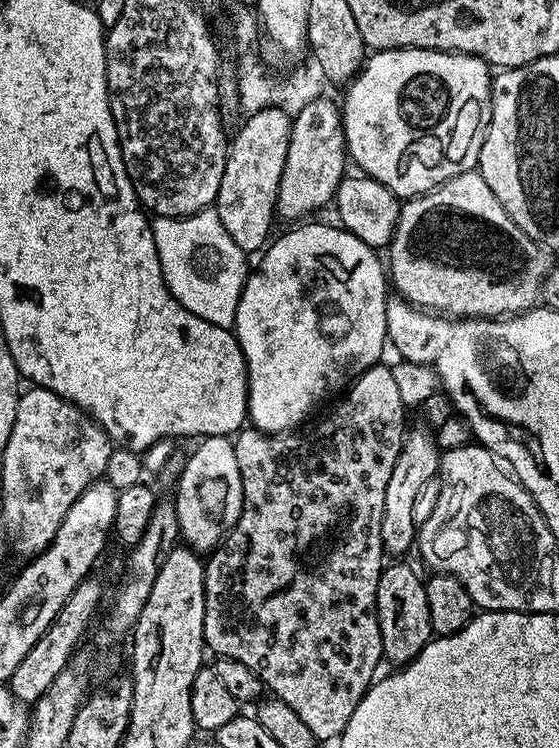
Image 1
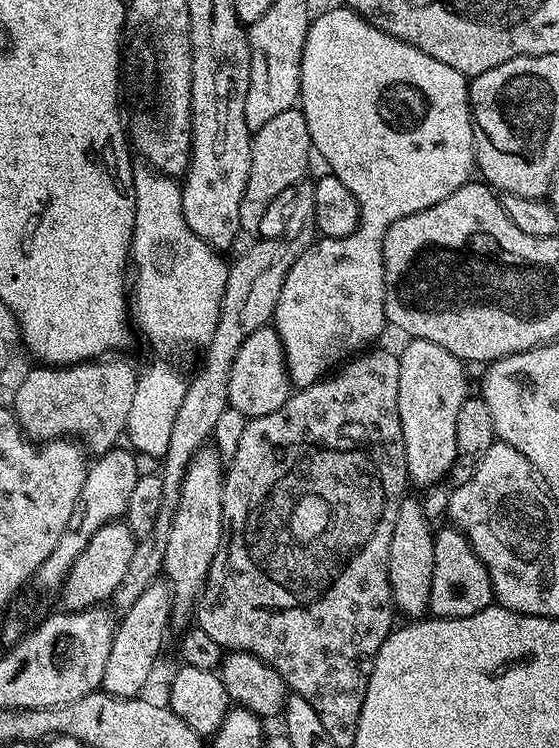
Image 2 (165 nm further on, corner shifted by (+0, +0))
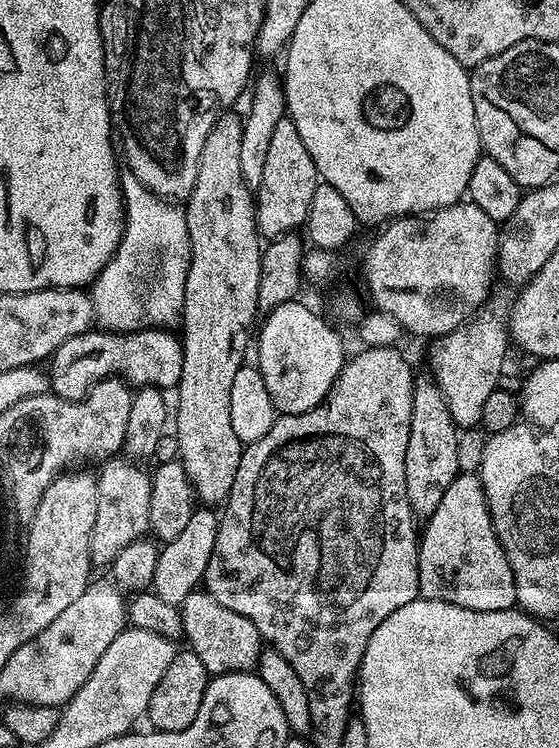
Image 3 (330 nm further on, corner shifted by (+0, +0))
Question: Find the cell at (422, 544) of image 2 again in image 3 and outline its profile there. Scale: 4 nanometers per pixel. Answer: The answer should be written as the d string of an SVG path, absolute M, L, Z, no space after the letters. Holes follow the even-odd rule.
M431 375L415 377L414 398L410 410L410 442L406 442L406 498L410 502L410 510L417 521L426 522L438 510L438 502L442 502L442 494L446 494L450 482L460 475L460 436L454 418L450 414L450 406L446 406L446 398Z

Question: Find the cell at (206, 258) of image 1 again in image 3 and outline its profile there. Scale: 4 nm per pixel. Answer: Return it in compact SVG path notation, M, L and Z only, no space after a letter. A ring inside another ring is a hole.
M129 170L120 173L120 193L124 200L124 233L120 236L110 262L106 262L104 269L90 285L95 323L103 331L117 334L134 332L141 328L171 329L172 323L175 320L177 323L182 316L186 274L190 270L192 257L184 208L177 206L171 199L155 196Z

